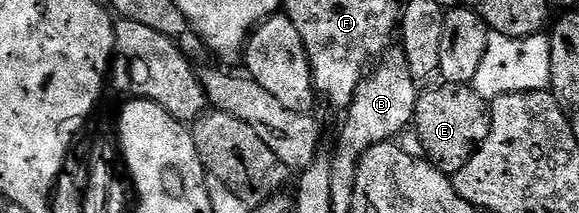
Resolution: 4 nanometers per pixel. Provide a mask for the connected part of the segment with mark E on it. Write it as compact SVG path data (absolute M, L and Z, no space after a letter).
M439 84L416 99L414 131L429 162L443 174L454 175L474 156L490 132L492 116L489 103L468 84Z

